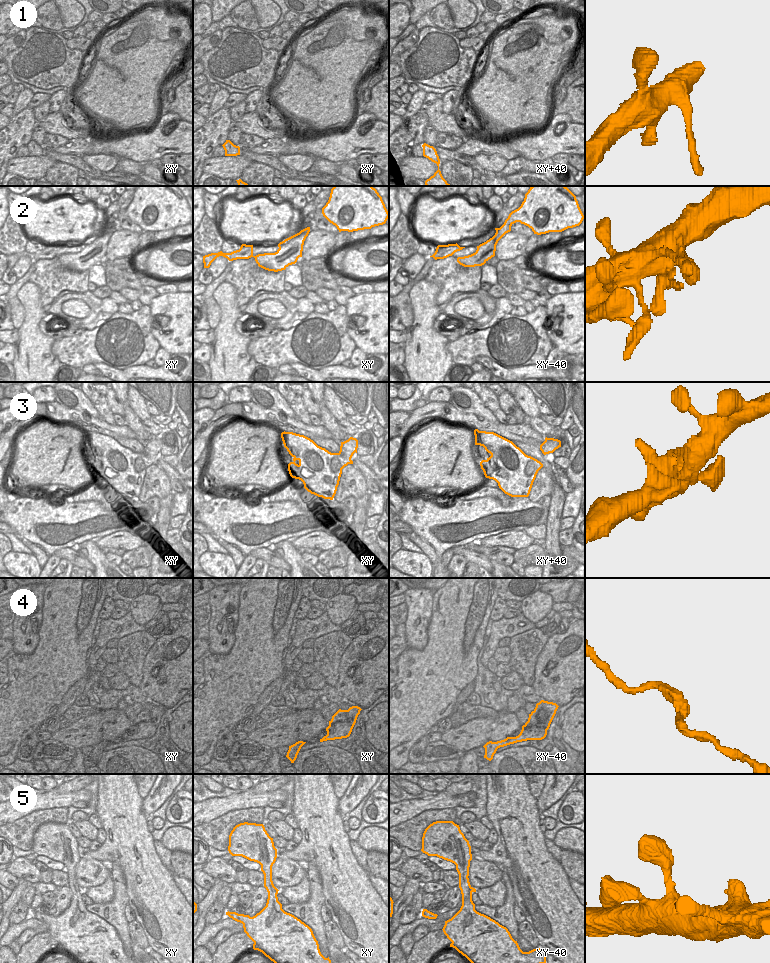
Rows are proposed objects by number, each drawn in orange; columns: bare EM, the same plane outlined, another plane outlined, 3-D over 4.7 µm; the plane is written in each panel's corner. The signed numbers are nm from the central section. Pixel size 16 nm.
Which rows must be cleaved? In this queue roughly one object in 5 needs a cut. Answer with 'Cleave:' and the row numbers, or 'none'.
Cleave: none

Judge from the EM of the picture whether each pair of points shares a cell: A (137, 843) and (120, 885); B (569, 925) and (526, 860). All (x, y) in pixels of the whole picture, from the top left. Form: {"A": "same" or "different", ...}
{"A": "different", "B": "same"}

